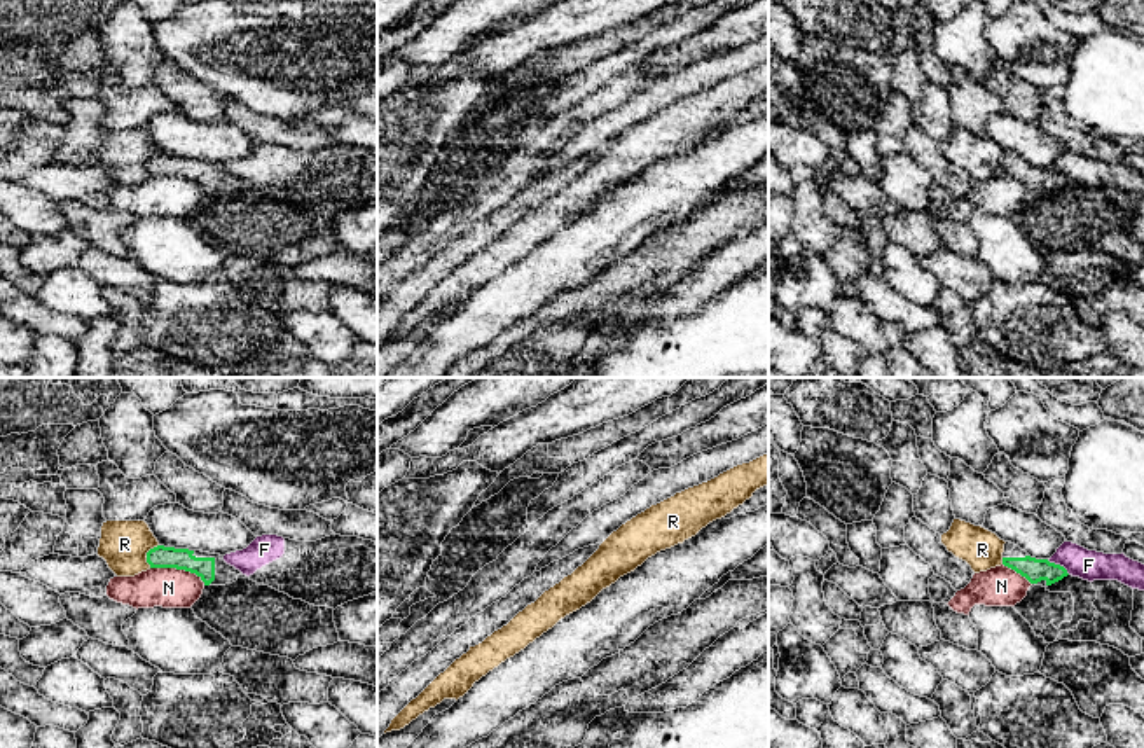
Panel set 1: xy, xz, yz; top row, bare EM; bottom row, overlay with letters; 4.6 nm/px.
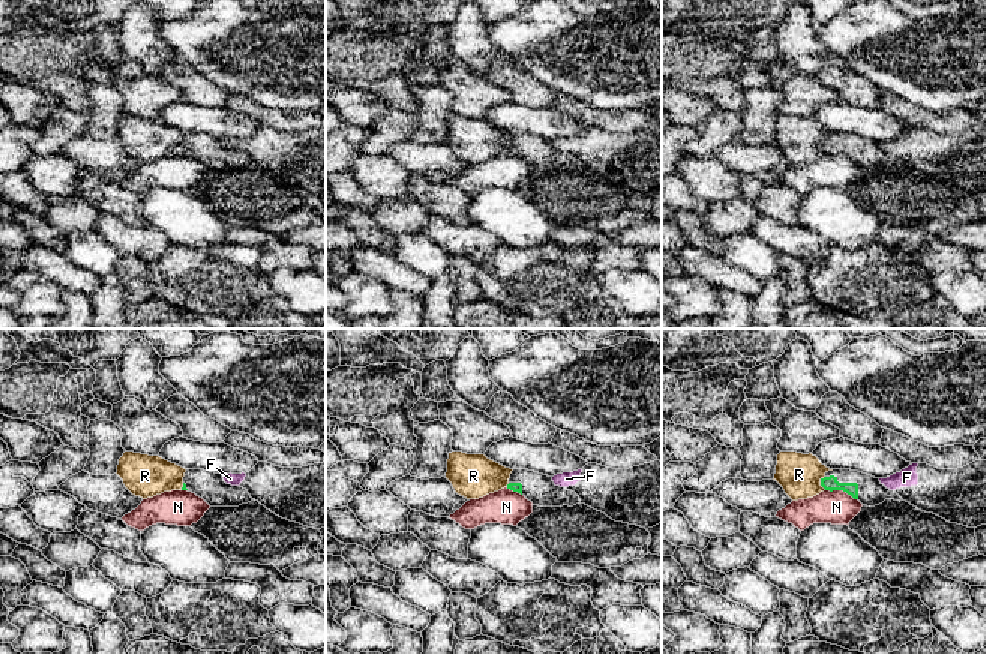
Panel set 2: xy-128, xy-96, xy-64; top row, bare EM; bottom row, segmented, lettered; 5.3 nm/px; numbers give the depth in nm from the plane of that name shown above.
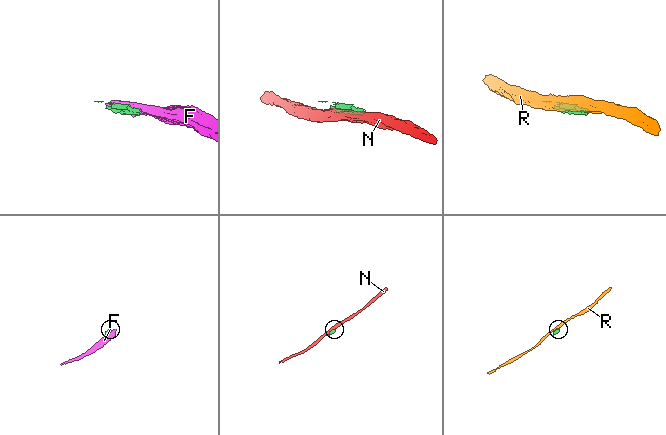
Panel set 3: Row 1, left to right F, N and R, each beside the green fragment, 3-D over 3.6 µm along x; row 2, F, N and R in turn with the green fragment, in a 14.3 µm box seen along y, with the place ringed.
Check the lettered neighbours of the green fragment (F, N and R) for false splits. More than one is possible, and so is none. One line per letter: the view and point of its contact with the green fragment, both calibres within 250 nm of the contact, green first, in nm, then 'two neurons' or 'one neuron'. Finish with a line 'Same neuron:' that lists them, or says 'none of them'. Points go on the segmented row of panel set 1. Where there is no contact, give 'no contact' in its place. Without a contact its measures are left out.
F: yz (1059, 565) | 110/140 nm | two neurons
N: xy (179, 568) | 100/190 nm | two neurons
R: xy (147, 554) | 100/220 nm | two neurons
Same neuron: none of them

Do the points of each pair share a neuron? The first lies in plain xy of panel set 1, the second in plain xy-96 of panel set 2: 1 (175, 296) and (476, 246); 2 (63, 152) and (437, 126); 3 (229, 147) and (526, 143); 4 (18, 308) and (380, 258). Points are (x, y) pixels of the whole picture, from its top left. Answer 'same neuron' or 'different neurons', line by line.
1: different neurons
2: same neuron
3: different neurons
4: same neuron

